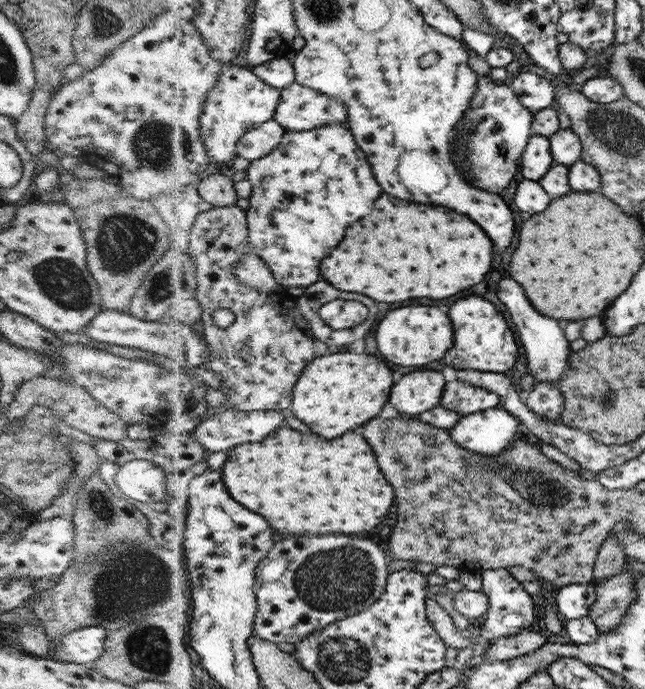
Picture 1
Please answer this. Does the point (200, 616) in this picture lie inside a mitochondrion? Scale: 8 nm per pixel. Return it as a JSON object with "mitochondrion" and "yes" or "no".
{"mitochondrion":"no"}

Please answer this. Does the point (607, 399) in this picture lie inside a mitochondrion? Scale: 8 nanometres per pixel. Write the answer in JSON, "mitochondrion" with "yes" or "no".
{"mitochondrion":"yes"}

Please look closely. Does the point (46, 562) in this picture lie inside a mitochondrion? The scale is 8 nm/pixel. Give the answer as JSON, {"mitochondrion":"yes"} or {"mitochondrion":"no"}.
{"mitochondrion":"no"}

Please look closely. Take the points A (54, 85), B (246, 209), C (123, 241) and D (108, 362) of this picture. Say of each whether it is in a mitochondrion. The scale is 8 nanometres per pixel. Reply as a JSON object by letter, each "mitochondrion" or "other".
{"A":"other","B":"other","C":"mitochondrion","D":"other"}

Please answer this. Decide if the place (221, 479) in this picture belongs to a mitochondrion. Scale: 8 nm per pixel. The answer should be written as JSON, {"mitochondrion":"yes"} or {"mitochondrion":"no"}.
{"mitochondrion":"no"}

